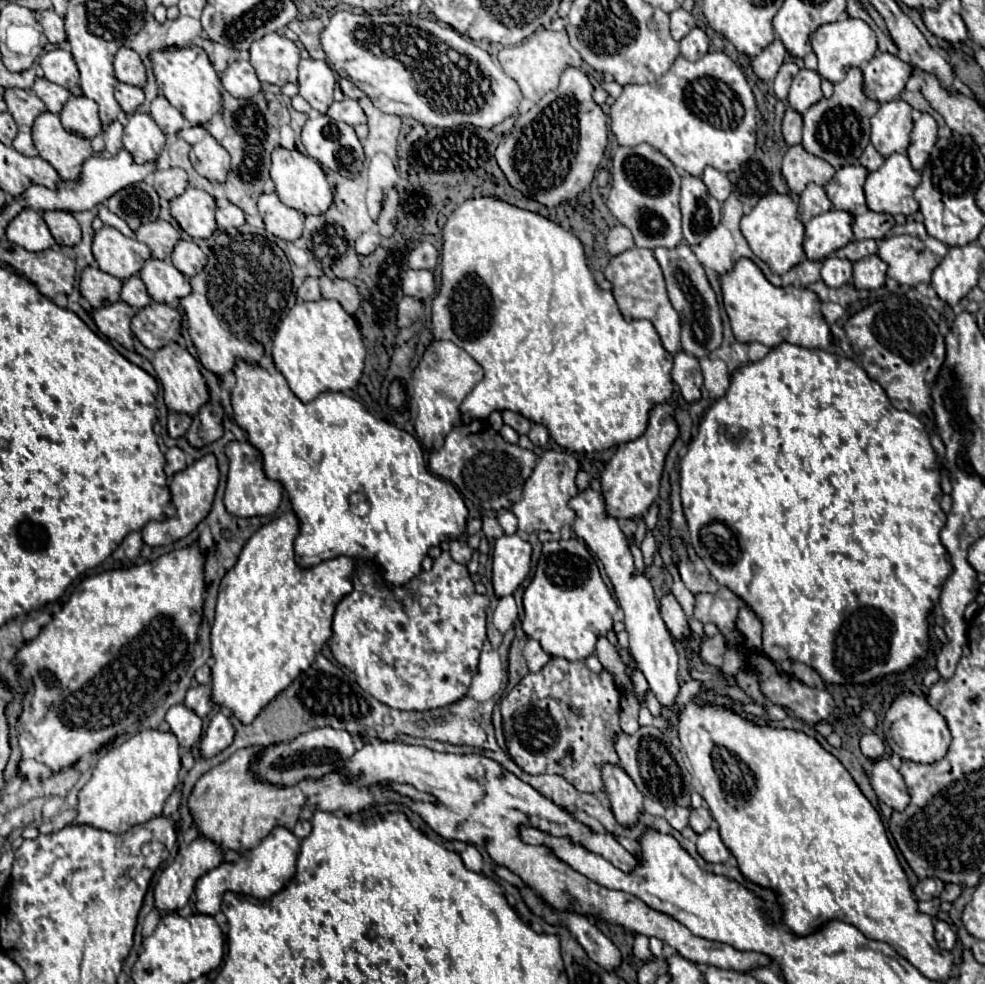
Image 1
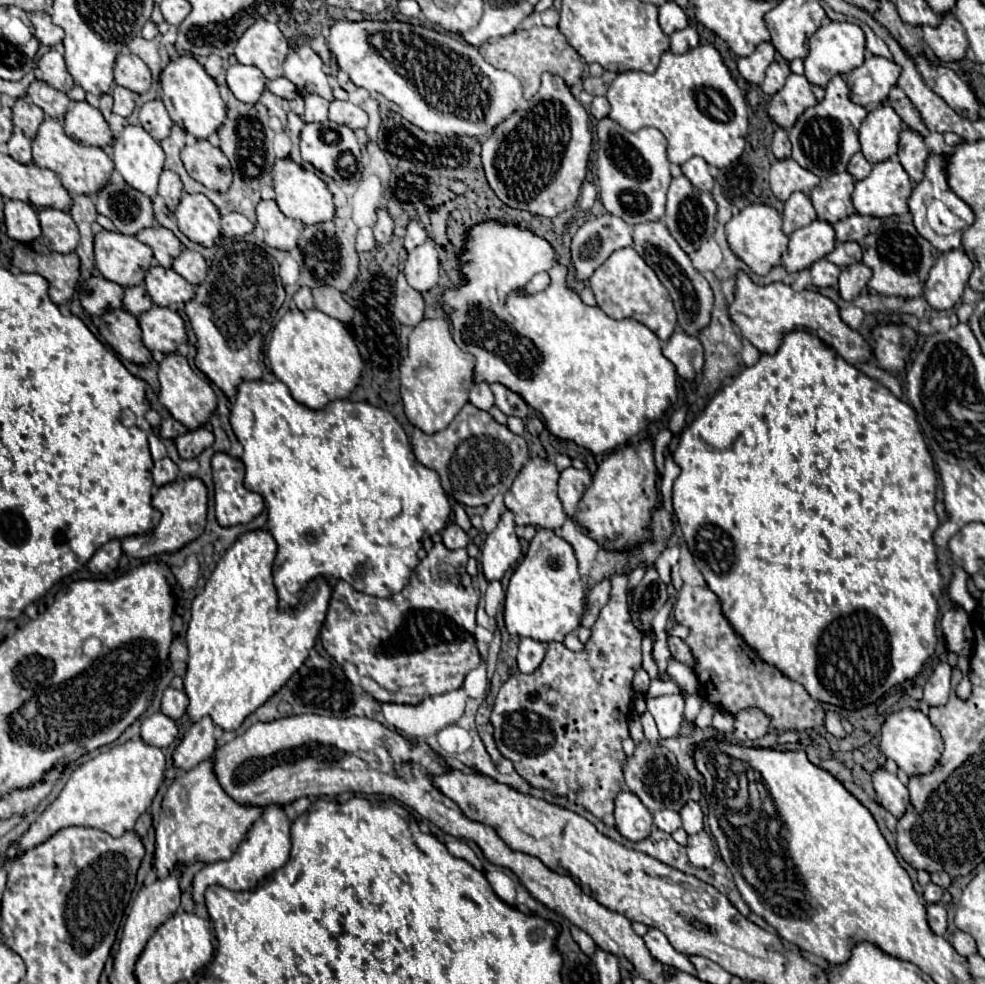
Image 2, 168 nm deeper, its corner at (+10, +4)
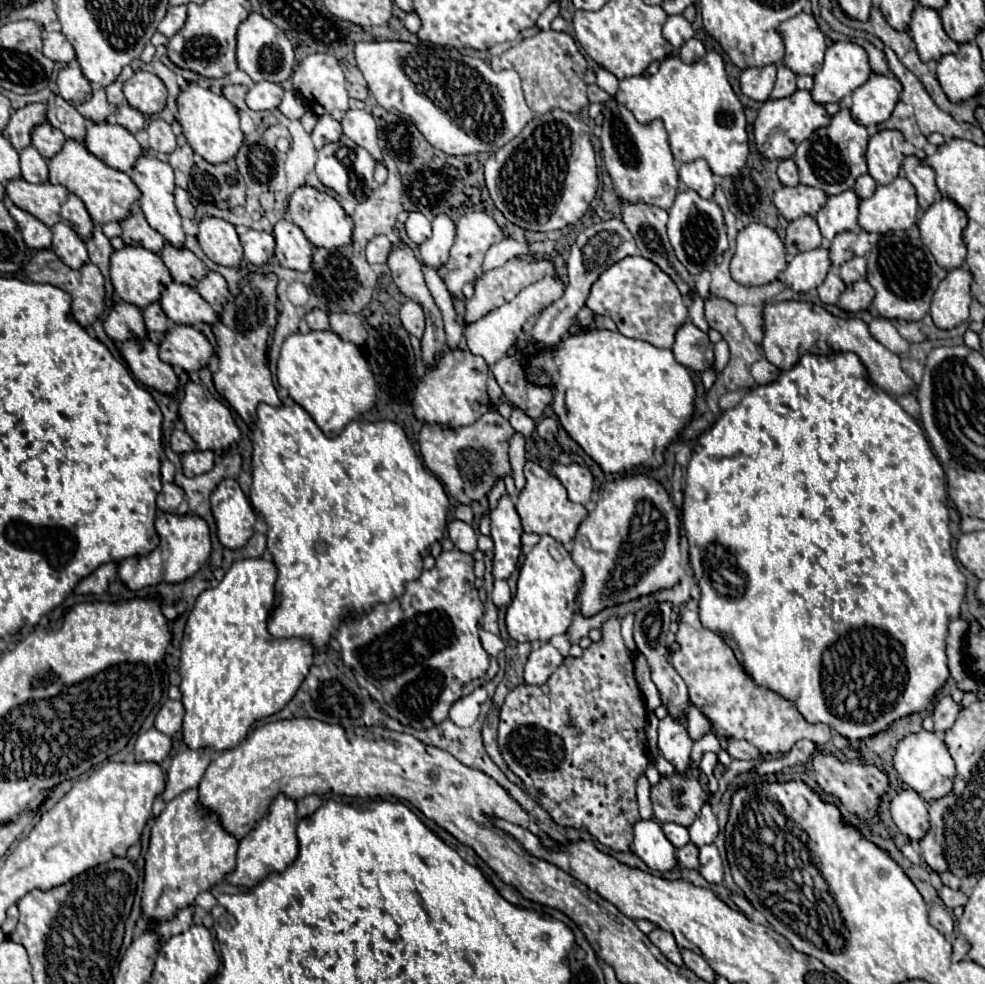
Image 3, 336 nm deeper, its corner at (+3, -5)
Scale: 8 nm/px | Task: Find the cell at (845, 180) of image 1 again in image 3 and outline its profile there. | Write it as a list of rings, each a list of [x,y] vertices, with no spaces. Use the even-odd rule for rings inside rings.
[[[845,190],[841,194],[829,196],[827,204],[817,212],[817,224],[823,238],[833,240],[839,232],[857,230],[857,204],[859,196],[855,194],[855,190]]]

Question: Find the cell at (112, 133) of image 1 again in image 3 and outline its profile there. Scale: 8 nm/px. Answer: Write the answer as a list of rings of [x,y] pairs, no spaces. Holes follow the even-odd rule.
[[[117,80],[115,84],[109,84],[105,90],[107,90],[107,102],[109,104],[113,104],[113,106],[119,106],[123,100],[125,100],[125,96],[123,96],[123,84]]]

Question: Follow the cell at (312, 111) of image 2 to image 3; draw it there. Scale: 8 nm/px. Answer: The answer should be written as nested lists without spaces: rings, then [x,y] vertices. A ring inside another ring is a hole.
[[[329,114],[319,116],[319,120],[317,120],[317,124],[315,124],[313,132],[311,132],[311,138],[313,138],[313,142],[315,142],[317,148],[321,148],[327,142],[335,142],[341,136],[343,136],[341,124],[335,118],[331,118]]]

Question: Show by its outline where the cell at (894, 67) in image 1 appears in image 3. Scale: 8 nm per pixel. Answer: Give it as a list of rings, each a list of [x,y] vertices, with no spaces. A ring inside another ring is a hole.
[[[871,74],[871,78],[853,92],[853,118],[863,124],[881,124],[885,122],[901,94],[903,86],[895,76]]]

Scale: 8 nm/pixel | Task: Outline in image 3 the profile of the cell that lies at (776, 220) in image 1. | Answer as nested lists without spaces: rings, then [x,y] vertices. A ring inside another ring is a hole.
[[[749,224],[737,234],[737,248],[731,258],[731,276],[739,284],[751,284],[751,286],[761,286],[777,280],[779,272],[785,270],[787,252],[777,236],[775,230],[771,230],[765,224]]]

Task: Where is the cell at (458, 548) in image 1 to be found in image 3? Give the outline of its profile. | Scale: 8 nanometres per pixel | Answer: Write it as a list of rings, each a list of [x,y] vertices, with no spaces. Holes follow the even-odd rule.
[[[453,520],[449,524],[449,538],[455,544],[455,548],[459,548],[461,552],[473,554],[477,550],[477,534],[475,534],[475,530],[469,524],[461,522],[461,520]]]

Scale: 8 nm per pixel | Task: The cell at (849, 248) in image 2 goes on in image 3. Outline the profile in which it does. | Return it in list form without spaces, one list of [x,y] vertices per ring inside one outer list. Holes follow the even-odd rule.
[[[855,256],[855,258],[847,260],[839,268],[839,276],[845,284],[851,284],[855,280],[865,280],[867,278],[867,260],[861,258],[861,256]]]

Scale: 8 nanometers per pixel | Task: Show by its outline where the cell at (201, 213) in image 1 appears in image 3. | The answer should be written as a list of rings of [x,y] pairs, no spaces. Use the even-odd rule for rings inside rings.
[[[205,216],[197,226],[197,240],[209,260],[221,266],[239,266],[243,262],[243,250],[235,226],[223,218]]]

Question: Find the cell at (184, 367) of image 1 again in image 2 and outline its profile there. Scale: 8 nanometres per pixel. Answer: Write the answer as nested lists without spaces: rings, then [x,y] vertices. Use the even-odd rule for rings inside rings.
[[[170,353],[158,365],[158,379],[160,379],[160,403],[184,427],[188,427],[188,429],[200,429],[200,427],[204,427],[212,419],[212,415],[214,415],[216,407],[218,407],[216,393],[212,391],[210,383],[204,383],[202,379],[198,379],[198,375],[188,365],[186,357],[182,357],[178,353]]]

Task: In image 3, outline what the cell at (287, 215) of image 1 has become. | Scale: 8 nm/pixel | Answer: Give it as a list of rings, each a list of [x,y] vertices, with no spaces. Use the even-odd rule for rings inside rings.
[[[279,220],[273,228],[275,258],[281,266],[293,270],[309,270],[313,244],[305,238],[303,230],[289,220]]]

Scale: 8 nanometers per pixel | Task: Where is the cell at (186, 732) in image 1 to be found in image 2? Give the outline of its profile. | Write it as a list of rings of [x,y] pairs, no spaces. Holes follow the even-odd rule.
[[[154,713],[154,715],[146,717],[140,727],[140,739],[144,743],[160,747],[160,749],[170,747],[174,743],[176,735],[178,735],[176,723],[162,713]]]

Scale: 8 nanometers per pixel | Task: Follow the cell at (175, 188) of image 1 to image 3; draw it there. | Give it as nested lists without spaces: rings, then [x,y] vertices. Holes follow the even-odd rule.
[[[175,188],[175,206],[183,218],[195,218],[195,208],[191,204],[191,198],[183,188]]]

